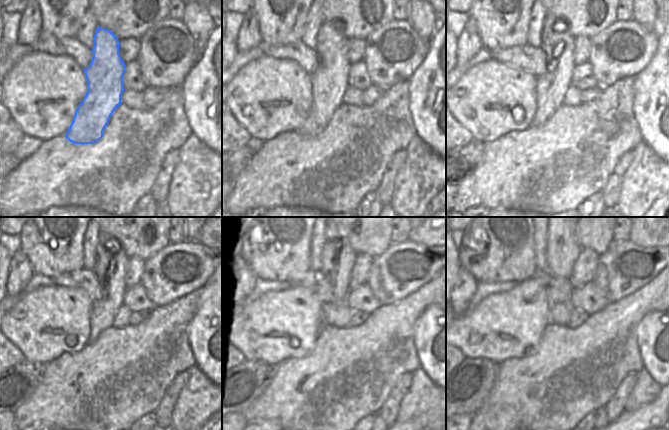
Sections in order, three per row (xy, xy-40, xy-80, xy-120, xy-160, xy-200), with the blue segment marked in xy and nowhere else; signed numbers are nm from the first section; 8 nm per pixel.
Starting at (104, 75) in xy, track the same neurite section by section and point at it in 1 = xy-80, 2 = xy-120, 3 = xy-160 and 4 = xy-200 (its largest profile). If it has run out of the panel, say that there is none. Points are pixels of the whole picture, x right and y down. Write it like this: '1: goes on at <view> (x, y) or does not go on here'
1: goes on at xy-80 (557, 42)
2: goes on at xy-120 (111, 262)
3: goes on at xy-160 (338, 257)
4: goes on at xy-200 (562, 248)

